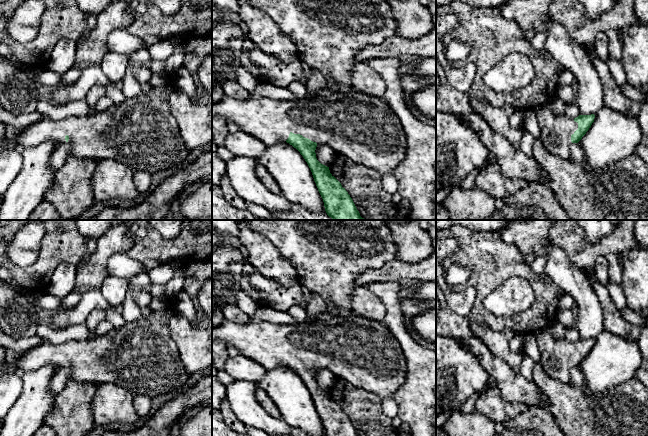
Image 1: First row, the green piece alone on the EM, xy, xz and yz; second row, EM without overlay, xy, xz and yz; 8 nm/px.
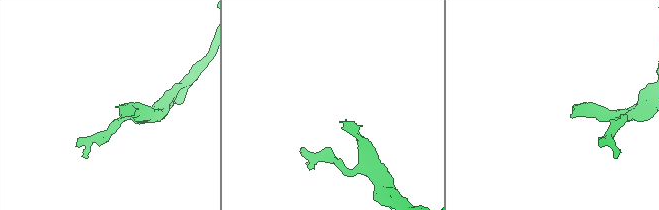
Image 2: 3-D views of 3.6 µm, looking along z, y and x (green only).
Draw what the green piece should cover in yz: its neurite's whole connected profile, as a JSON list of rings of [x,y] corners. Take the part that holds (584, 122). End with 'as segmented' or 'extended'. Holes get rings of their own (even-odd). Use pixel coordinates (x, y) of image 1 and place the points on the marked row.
[[[547,104],[536,110],[541,128],[540,140],[546,151],[555,157],[570,158],[570,147],[578,143],[594,122],[595,115],[579,115],[570,118],[563,114],[555,116]]]; extended

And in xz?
[[[336,89],[294,101],[275,101],[263,99],[239,99],[223,95],[219,101],[212,104],[212,118],[221,117],[225,122],[234,122],[240,130],[261,140],[266,146],[271,146],[280,140],[286,141],[296,148],[307,162],[318,191],[323,199],[327,215],[333,220],[365,220],[360,216],[352,198],[341,183],[330,173],[329,167],[321,164],[316,158],[316,147],[327,145],[338,155],[343,155],[355,163],[367,166],[381,176],[393,174],[393,170],[406,156],[406,136],[398,116],[382,99],[360,92],[342,93]]]; extended

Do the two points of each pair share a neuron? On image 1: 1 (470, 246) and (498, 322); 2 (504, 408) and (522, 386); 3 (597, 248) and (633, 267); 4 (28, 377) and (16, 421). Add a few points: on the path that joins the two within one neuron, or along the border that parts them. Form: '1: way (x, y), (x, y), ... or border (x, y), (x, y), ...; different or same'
1: way (484, 266), (484, 288), (479, 298), (479, 307); same
2: border (496, 387), (504, 400), (521, 401), (527, 406); different
3: border (637, 246), (625, 249), (619, 254); different
4: way (28, 388), (27, 410); same

